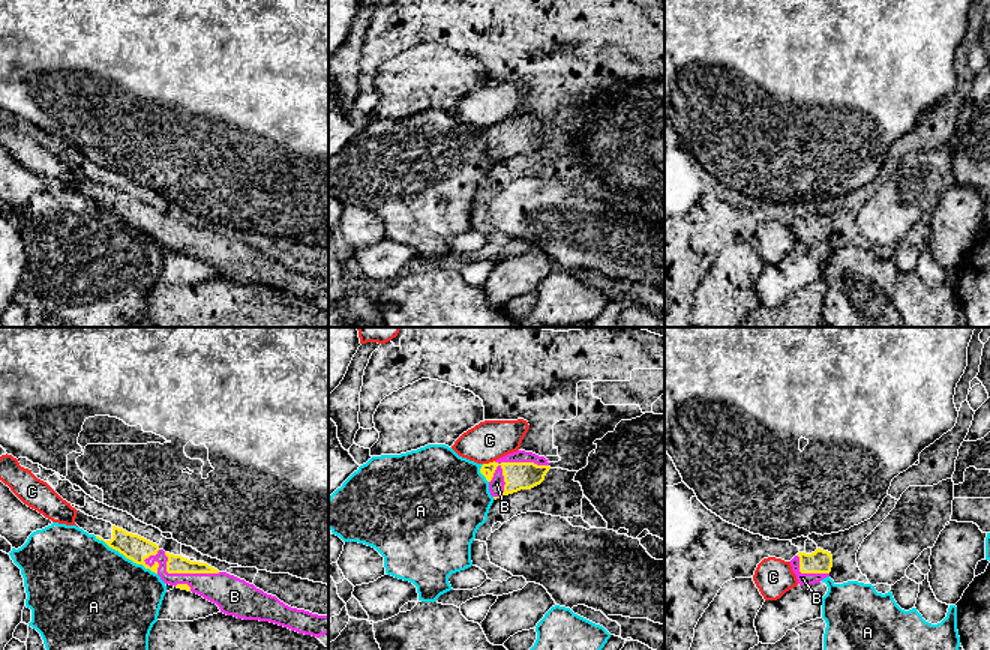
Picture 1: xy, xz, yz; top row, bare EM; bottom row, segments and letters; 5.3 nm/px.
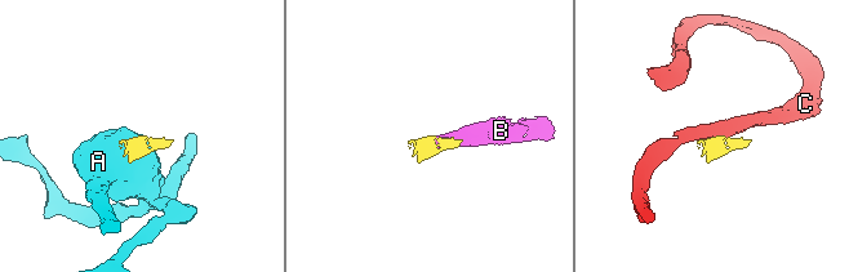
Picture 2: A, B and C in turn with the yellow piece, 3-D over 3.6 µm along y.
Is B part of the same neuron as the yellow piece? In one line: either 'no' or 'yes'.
yes

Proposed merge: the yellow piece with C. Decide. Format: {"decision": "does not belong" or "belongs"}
{"decision": "does not belong"}

